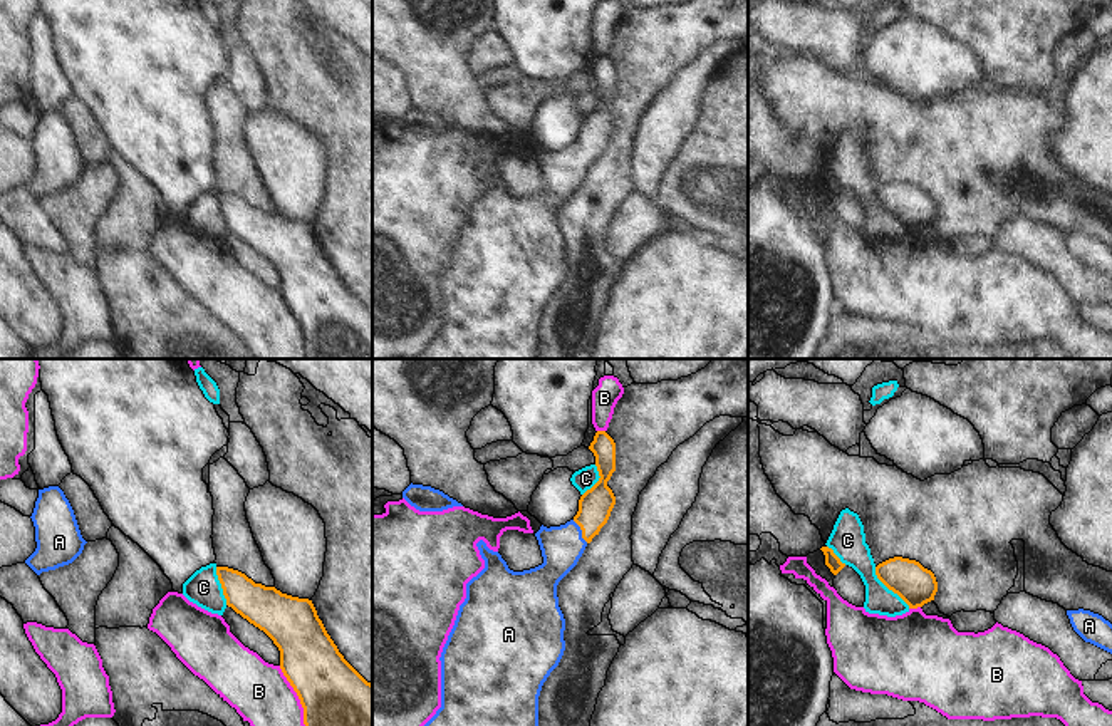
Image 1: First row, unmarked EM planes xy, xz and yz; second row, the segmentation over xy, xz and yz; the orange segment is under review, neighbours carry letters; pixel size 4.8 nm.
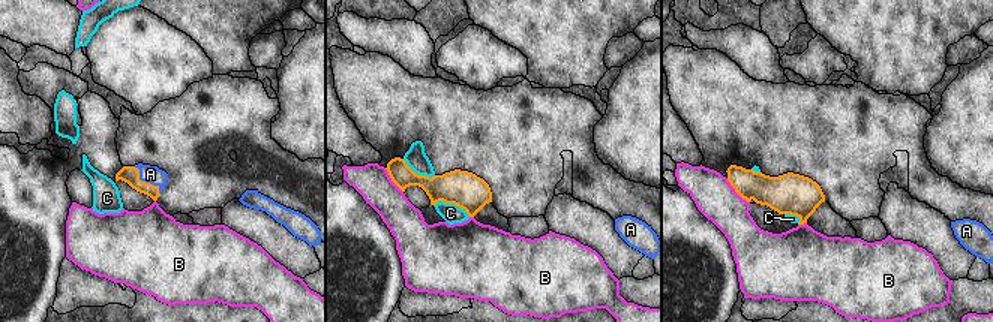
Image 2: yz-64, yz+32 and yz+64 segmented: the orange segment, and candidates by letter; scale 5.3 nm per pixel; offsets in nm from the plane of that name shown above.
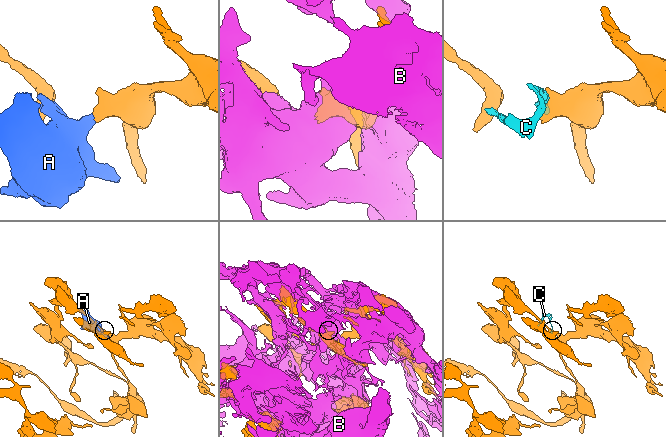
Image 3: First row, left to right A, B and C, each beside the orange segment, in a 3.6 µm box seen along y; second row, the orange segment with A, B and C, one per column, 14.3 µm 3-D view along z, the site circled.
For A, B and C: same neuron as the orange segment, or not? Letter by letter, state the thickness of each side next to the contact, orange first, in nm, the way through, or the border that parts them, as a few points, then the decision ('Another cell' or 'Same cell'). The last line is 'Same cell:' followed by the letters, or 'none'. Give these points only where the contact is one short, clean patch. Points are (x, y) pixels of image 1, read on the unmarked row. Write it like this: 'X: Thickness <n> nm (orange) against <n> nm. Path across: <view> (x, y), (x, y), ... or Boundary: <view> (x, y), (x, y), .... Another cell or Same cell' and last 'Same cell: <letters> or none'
A: Thickness 160 nm (orange) against 200 nm. Path across: xz (594, 131), (582, 156), (562, 171). Same cell
B: Thickness 400 nm (orange) against 280 nm. Another cell
C: Thickness 190 nm (orange) against 140 nm. Boundary: yz (874, 191), (874, 198), (909, 232). Another cell
Same cell: A.

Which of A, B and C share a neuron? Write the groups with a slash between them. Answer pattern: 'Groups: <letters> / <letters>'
Groups: A / B / C.

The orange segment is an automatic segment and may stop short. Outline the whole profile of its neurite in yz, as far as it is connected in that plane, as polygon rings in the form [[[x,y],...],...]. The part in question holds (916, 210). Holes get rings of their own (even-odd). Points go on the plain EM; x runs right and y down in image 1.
[[[894,181],[876,191],[877,203],[897,218],[909,233],[922,231],[934,225],[938,206],[931,194],[919,186]]]

